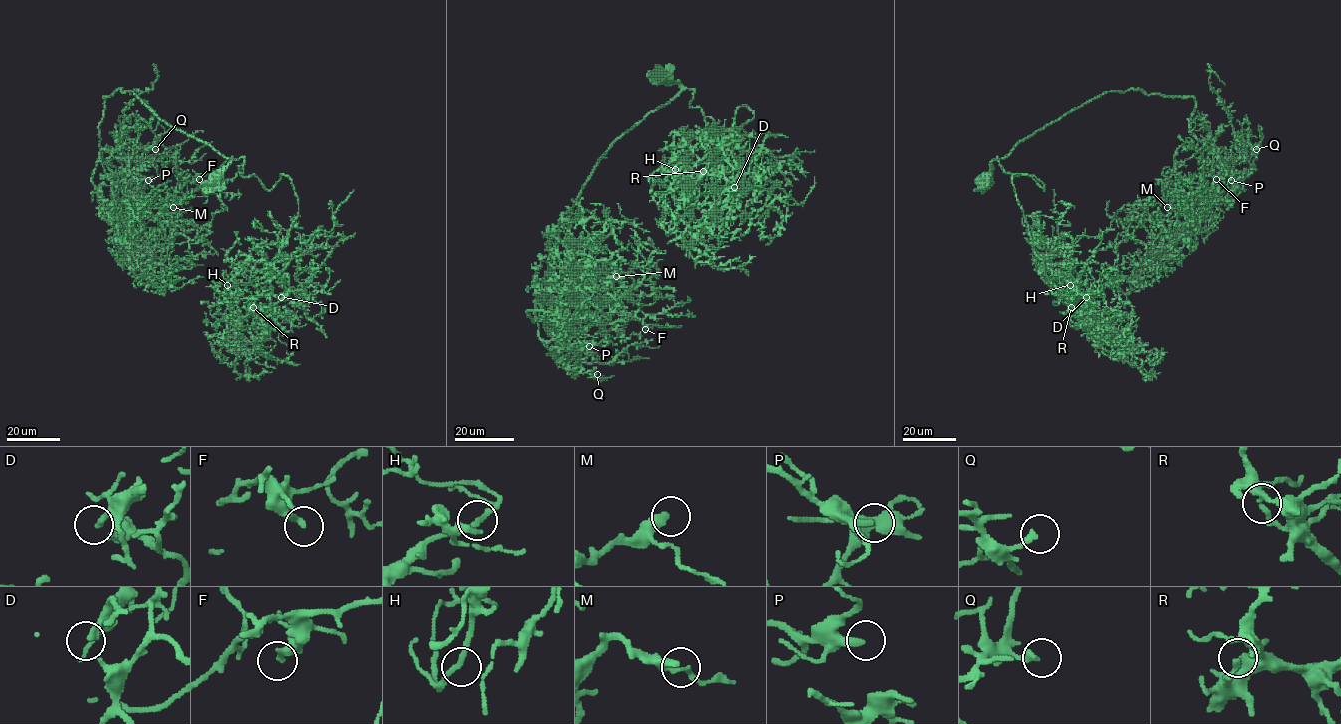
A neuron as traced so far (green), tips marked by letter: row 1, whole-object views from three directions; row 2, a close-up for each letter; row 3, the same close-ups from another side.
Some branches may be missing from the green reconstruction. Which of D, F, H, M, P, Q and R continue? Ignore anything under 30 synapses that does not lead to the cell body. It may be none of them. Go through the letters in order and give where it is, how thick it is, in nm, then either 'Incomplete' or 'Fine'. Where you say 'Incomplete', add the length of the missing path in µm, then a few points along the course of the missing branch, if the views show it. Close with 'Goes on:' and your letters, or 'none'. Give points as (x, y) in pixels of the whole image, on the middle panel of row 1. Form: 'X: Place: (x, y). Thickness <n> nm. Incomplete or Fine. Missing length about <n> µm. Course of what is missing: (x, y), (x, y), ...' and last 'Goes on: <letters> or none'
D: Place: (734, 187). Thickness 240 nm. Fine
F: Place: (645, 329). Thickness 320 nm. Fine
H: Place: (675, 169). Thickness 180 nm. Fine
M: Place: (616, 276). Thickness 320 nm. Fine
P: Place: (589, 346). Thickness 320 nm. Incomplete. Missing length about 10 µm
Q: Place: (597, 374). Thickness 240 nm. Fine
R: Place: (703, 171). Thickness 180 nm. Fine
Goes on: P

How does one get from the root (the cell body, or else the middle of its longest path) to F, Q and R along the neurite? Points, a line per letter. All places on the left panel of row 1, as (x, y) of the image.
F: (216, 181), (231, 158), (132, 91), (103, 97), (99, 158), (126, 195), (158, 216), (199, 179)
Q: (216, 181), (231, 158), (175, 130), (132, 91), (103, 97), (108, 168), (120, 175), (137, 150), (155, 149)
R: (216, 181), (243, 156), (242, 176), (270, 190), (283, 174), (297, 197), (270, 282), (279, 300), (253, 307)

